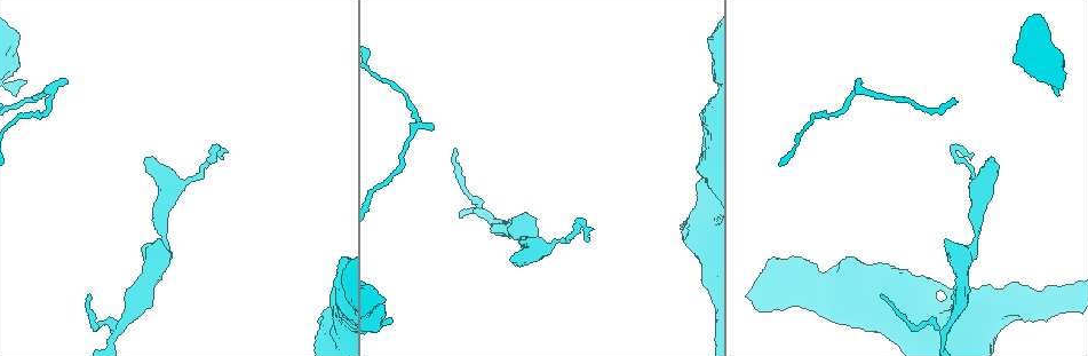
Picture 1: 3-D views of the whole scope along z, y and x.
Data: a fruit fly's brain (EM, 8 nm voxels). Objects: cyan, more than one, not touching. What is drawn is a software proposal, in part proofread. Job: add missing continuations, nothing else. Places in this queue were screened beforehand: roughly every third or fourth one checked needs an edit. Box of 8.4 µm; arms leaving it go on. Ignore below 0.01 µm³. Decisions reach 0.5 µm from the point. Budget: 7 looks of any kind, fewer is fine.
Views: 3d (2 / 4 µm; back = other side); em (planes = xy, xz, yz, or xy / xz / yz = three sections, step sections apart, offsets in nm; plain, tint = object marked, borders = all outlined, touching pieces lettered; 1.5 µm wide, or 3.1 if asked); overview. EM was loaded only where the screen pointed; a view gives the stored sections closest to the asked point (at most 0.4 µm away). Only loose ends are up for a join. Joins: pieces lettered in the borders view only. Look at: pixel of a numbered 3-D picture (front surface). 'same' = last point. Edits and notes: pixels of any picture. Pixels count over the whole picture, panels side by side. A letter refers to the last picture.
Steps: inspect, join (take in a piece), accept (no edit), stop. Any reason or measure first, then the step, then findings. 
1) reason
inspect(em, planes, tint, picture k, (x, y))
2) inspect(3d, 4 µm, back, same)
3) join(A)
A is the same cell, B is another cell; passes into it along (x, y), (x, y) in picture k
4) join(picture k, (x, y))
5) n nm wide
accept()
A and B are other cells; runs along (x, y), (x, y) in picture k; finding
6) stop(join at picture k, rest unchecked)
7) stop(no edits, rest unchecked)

free end
inspect(em, planes, borders, picture 1, (24, 82))

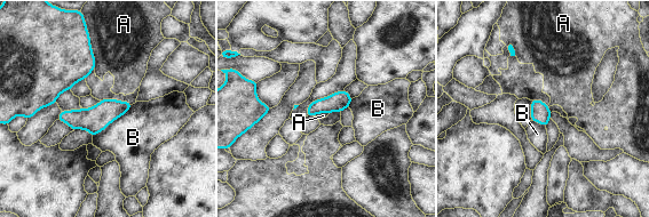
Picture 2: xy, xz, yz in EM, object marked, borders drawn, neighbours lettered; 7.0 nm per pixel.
accept()
A and B are other cells; border along (133, 104), (126, 112), (93, 136) in picture 2; none of them fits

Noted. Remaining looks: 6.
stops while still wide
inspect(em, xz, step 4, borders, picture 1, (145, 157))

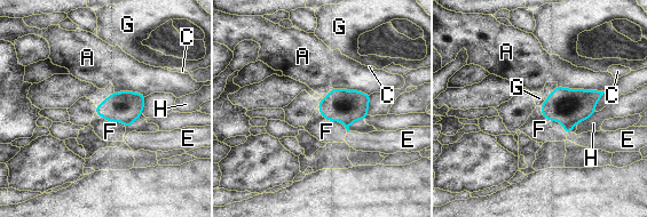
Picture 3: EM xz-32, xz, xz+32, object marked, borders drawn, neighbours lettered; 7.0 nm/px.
accept()
A, C, E, F, G and H are other cells; border along (539, 106), (566, 134) in picture 3; none of them fits

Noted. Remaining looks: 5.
an open end
inspect(em, planes, plain, picture 1, (880, 294))

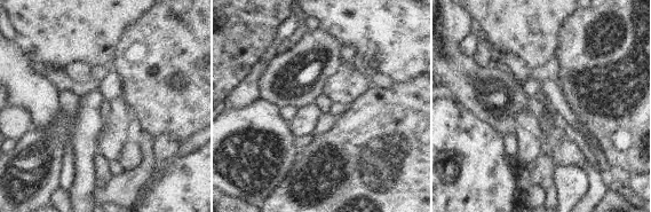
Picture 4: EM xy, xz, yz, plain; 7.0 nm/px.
inspect(em, planes, borders, same)

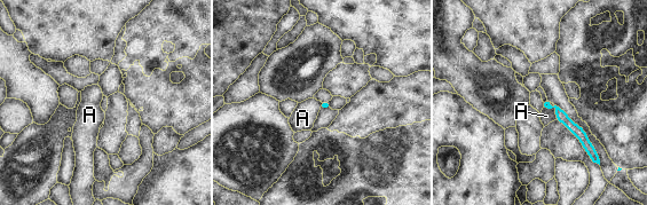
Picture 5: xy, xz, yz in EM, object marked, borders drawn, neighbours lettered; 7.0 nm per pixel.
accept()
A is another cell; runs along (558, 111), (583, 138), (590, 149) in picture 5; no lettered piece goes on from it

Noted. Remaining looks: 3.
stop(no edits, rest unchecked)

